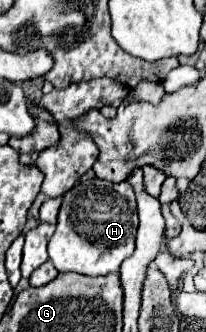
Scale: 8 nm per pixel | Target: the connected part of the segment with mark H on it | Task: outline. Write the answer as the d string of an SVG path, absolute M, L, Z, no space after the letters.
M99 178L77 182L63 196L57 228L49 240L49 258L59 272L77 272L85 276L119 272L121 262L133 254L137 226L137 200L127 180L119 184Z

